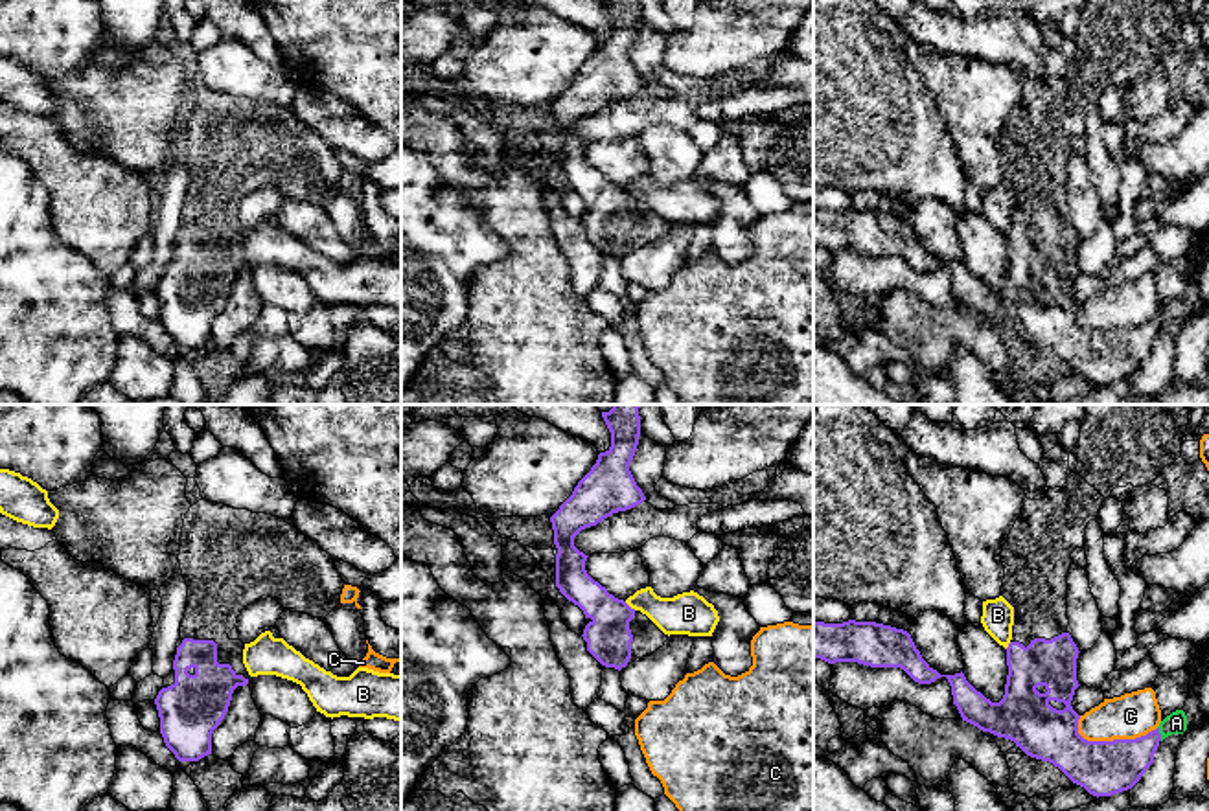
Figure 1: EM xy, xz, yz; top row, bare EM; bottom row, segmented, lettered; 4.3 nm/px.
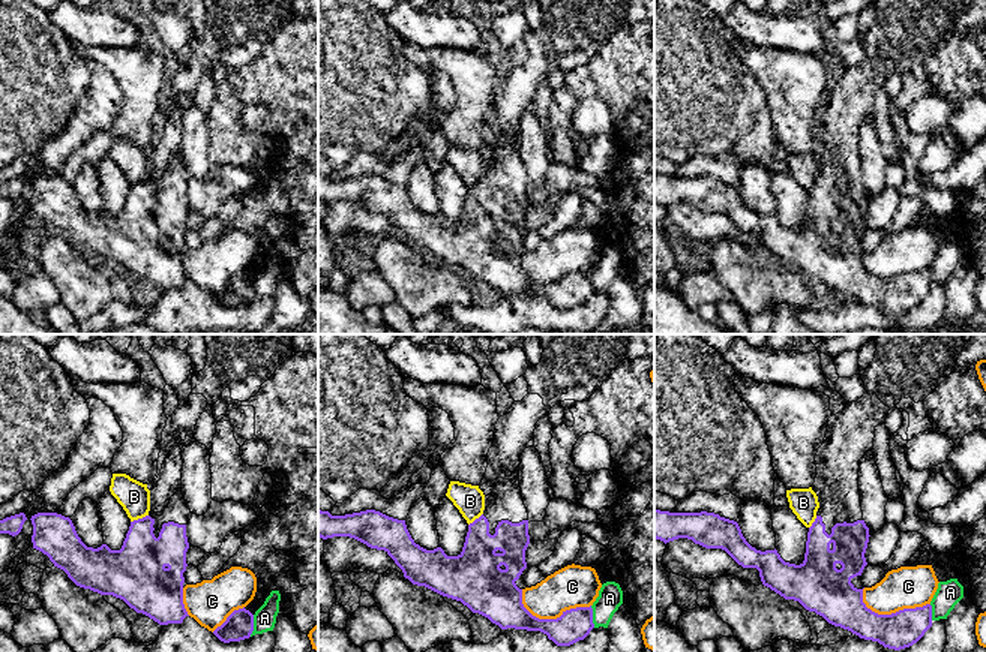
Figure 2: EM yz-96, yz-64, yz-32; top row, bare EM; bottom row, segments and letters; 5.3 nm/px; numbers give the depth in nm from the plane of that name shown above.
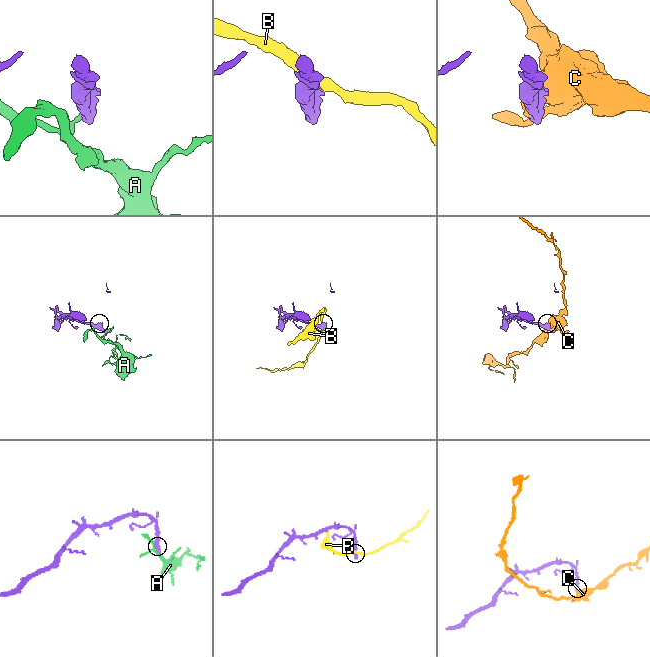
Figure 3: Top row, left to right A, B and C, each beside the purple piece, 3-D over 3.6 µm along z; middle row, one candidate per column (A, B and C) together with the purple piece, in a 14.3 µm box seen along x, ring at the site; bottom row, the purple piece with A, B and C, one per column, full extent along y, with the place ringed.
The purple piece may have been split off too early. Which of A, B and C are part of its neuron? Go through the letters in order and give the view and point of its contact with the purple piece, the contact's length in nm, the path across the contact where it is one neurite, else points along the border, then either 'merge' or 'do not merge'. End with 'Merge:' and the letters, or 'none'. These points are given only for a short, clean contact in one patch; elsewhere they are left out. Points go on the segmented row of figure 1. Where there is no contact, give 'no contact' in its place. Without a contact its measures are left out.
A: yz (1160, 734) | 70 nm | along yz (1158, 727), (1162, 740) | do not merge
B: xz (628, 605) | 70 nm | along xz (624, 602), (635, 609) | do not merge
C: yz (1114, 740) | 360 nm | do not merge
Merge: none

